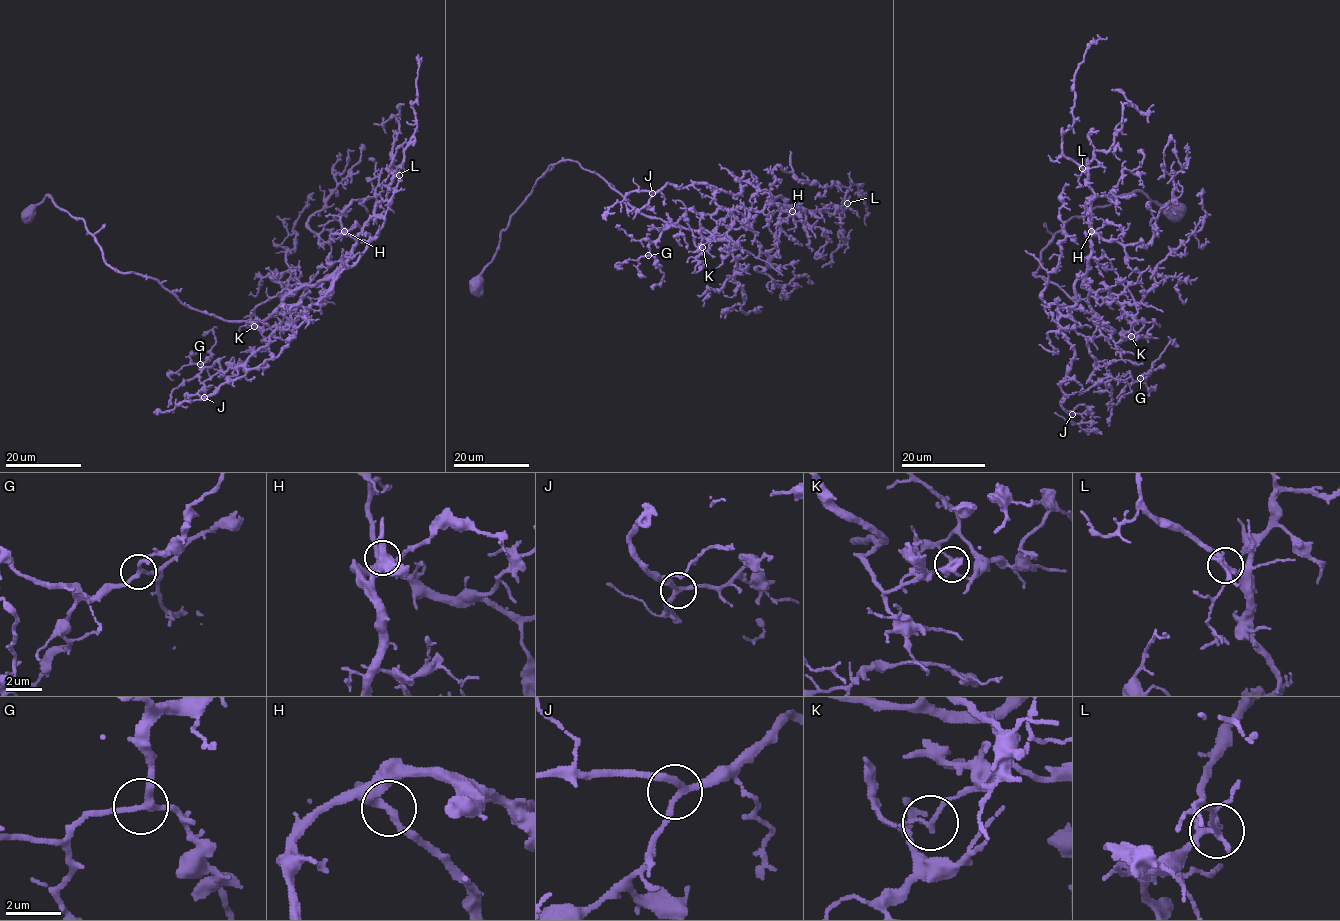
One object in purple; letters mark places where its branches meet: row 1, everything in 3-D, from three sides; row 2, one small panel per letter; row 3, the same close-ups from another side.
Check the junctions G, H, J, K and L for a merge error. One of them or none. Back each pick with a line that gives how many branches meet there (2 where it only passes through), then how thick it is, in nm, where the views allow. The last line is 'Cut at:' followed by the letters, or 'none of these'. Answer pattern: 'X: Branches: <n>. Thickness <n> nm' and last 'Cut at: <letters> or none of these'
K: Branches: 2. Thickness 140 nm
Cut at: K

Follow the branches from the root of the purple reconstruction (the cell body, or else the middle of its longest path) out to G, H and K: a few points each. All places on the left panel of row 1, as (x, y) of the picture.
G: (28, 214), (48, 195), (108, 265), (191, 308), (262, 321), (282, 307), (289, 324), (243, 365), (200, 364)
H: (28, 214), (48, 195), (82, 220), (108, 265), (227, 320), (262, 321), (327, 279), (352, 255), (344, 231)
K: (28, 214), (48, 195), (82, 220), (118, 271), (155, 278), (189, 307), (262, 332), (254, 326)

